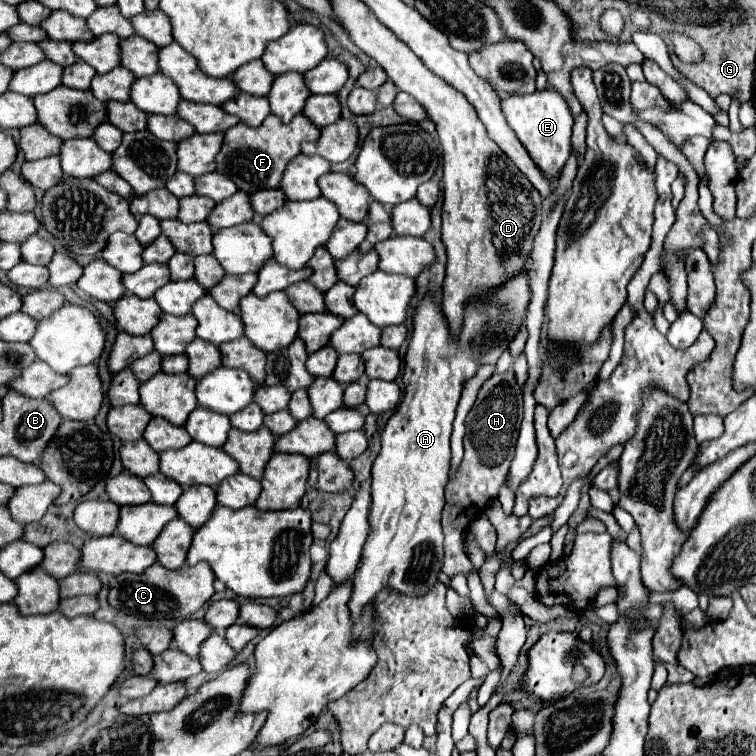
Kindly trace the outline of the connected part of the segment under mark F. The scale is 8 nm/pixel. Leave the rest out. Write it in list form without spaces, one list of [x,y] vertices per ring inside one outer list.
[[[271,114],[259,128],[249,128],[247,124],[239,122],[237,126],[229,128],[225,132],[223,148],[217,154],[217,170],[221,174],[229,176],[239,190],[245,190],[249,194],[269,188],[279,188],[279,182],[283,178],[285,166],[289,160],[301,154],[301,142],[305,140],[317,140],[321,136],[321,130],[305,116],[295,116],[289,124],[281,124],[281,120]]]

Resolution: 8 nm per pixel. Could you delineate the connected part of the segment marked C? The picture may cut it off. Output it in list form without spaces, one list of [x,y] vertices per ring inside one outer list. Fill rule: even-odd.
[[[155,562],[149,570],[141,574],[119,574],[111,580],[109,604],[127,616],[147,618],[147,620],[185,620],[195,614],[213,594],[215,574],[207,562],[195,566],[183,566],[177,570],[167,570]]]

